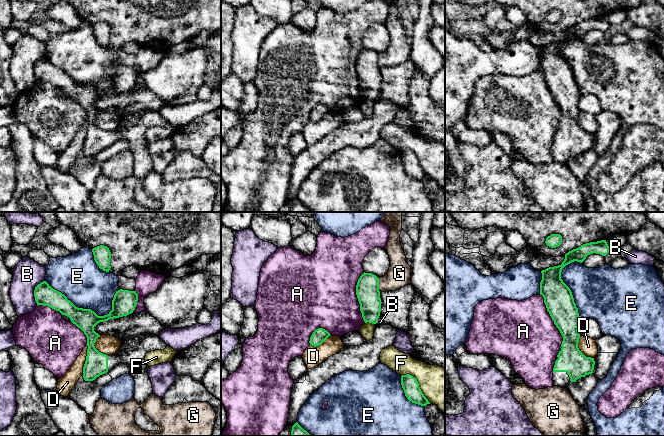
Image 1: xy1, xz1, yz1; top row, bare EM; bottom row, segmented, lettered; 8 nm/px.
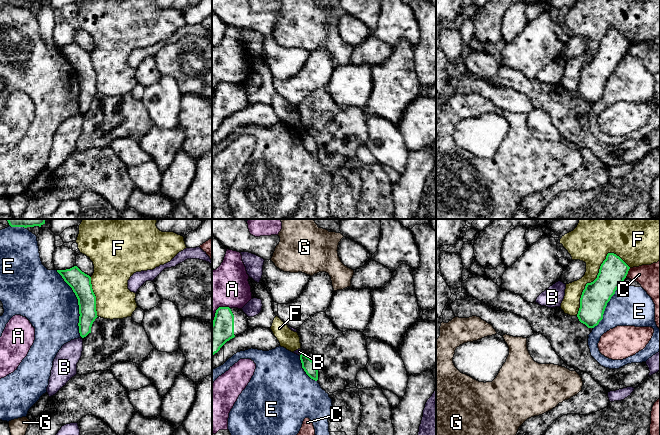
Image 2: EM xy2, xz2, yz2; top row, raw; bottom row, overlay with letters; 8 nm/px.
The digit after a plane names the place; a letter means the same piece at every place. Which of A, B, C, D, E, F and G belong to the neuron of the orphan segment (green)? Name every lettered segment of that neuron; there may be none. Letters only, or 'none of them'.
none of them

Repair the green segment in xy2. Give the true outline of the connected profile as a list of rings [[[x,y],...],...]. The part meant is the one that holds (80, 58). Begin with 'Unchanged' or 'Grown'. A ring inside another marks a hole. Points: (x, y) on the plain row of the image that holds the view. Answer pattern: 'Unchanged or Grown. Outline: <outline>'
Unchanged. Outline: [[[77,42],[66,46],[57,46],[64,57],[72,64],[79,81],[79,109],[82,114],[91,109],[91,103],[97,92],[96,72],[92,65],[91,53]]]

